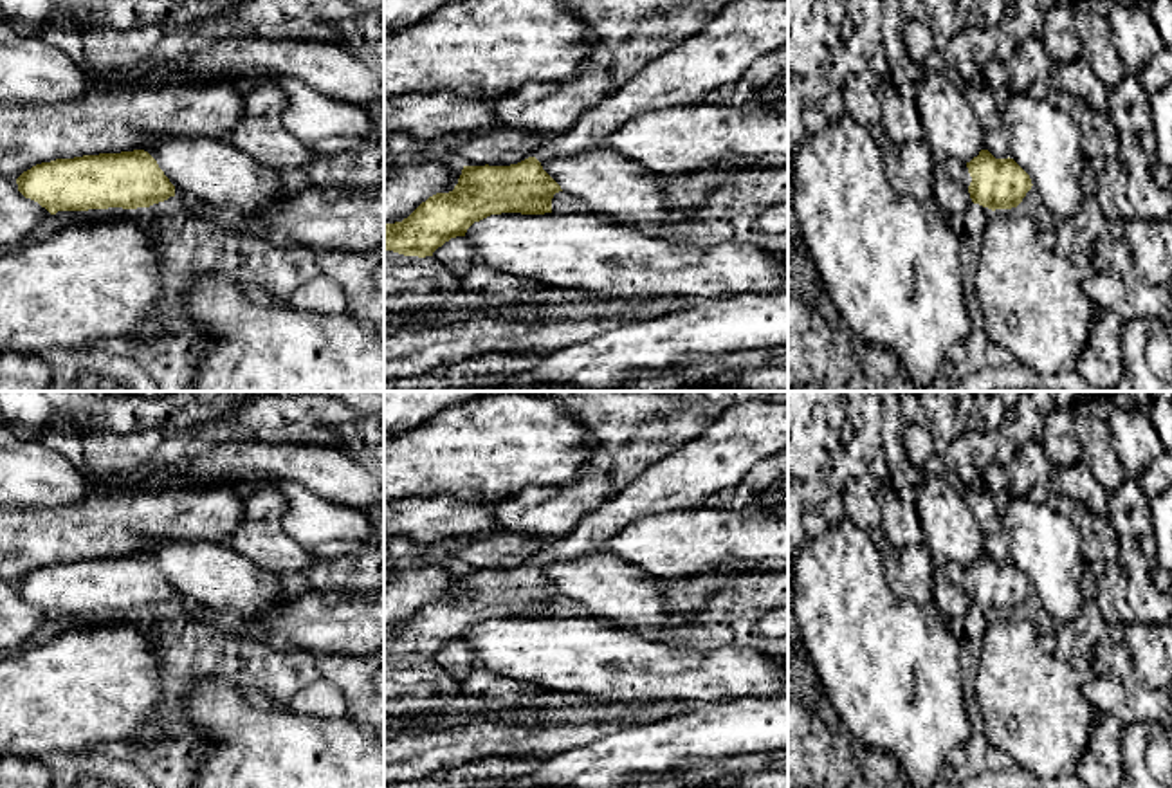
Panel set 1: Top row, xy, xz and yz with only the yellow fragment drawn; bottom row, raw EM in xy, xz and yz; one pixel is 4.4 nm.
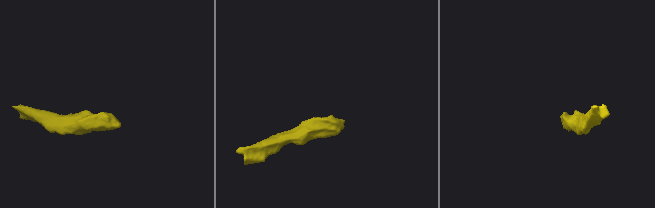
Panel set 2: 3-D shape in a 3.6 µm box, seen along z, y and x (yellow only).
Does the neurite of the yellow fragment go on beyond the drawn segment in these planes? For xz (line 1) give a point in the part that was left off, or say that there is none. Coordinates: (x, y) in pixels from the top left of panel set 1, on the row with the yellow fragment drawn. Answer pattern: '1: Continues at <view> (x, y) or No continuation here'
1: No continuation here

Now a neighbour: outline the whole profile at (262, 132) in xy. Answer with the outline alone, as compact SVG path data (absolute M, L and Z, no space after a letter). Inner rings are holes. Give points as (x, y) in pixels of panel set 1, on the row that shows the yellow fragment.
M245 85L243 115L229 141L274 171L307 168L317 153L287 130L285 114L281 87Z

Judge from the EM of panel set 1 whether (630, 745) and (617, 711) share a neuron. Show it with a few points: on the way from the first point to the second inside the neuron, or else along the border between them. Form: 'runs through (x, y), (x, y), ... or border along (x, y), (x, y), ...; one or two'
border along (666, 718), (615, 727), (585, 745); two

